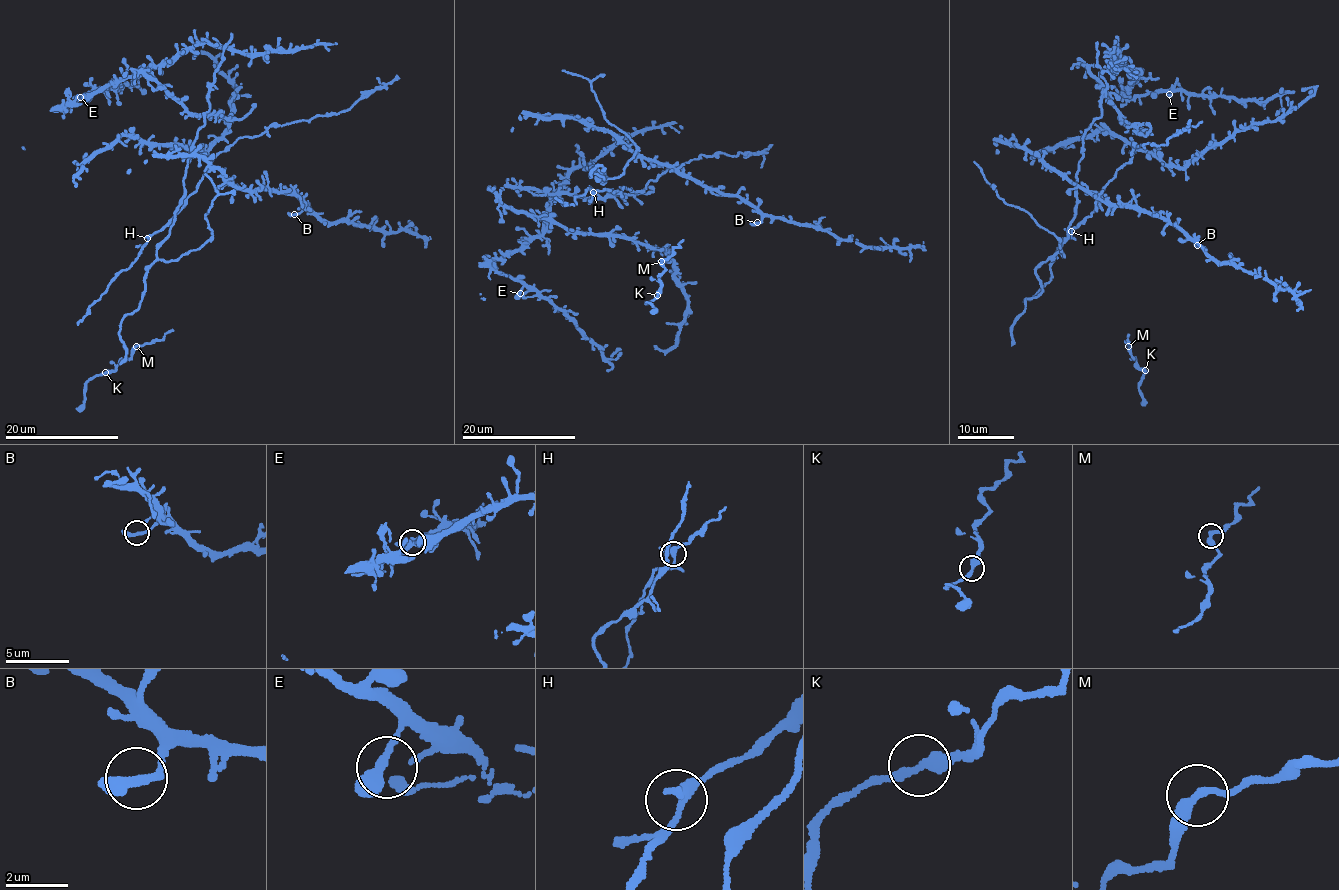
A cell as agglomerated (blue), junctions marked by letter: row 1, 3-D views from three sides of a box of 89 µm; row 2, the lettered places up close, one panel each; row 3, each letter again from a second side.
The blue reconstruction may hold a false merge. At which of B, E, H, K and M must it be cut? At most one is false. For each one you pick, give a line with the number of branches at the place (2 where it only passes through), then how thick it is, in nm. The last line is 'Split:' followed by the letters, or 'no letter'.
Split: no letter

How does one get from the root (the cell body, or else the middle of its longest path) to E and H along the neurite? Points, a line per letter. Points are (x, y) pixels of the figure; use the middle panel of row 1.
E: (593, 168), (577, 152), (541, 231), (519, 249), (495, 252), (495, 269), (517, 278), (520, 293)
H: (593, 168), (605, 172), (605, 179), (608, 178), (593, 192)

